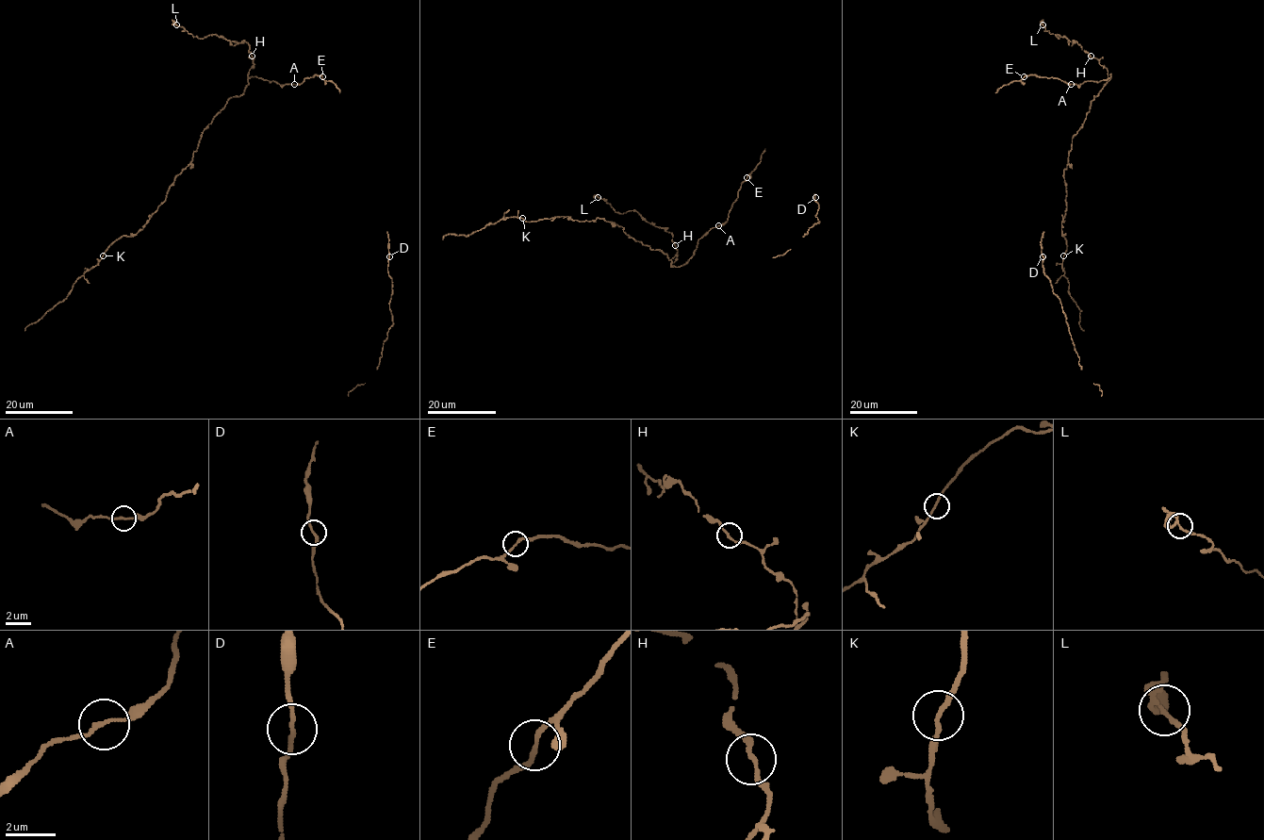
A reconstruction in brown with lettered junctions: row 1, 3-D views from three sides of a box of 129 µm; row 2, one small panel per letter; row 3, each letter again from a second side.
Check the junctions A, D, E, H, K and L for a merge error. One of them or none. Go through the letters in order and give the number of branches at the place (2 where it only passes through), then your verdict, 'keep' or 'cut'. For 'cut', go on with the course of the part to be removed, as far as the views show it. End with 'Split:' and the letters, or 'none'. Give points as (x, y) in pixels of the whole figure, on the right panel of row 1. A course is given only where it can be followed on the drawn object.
A: 2 branches meet; keep
D: 2 branches meet; keep
E: 2 branches meet; keep
H: 2 branches meet; keep
K: 2 branches meet; keep
L: 2 branches meet; keep
Split: none

